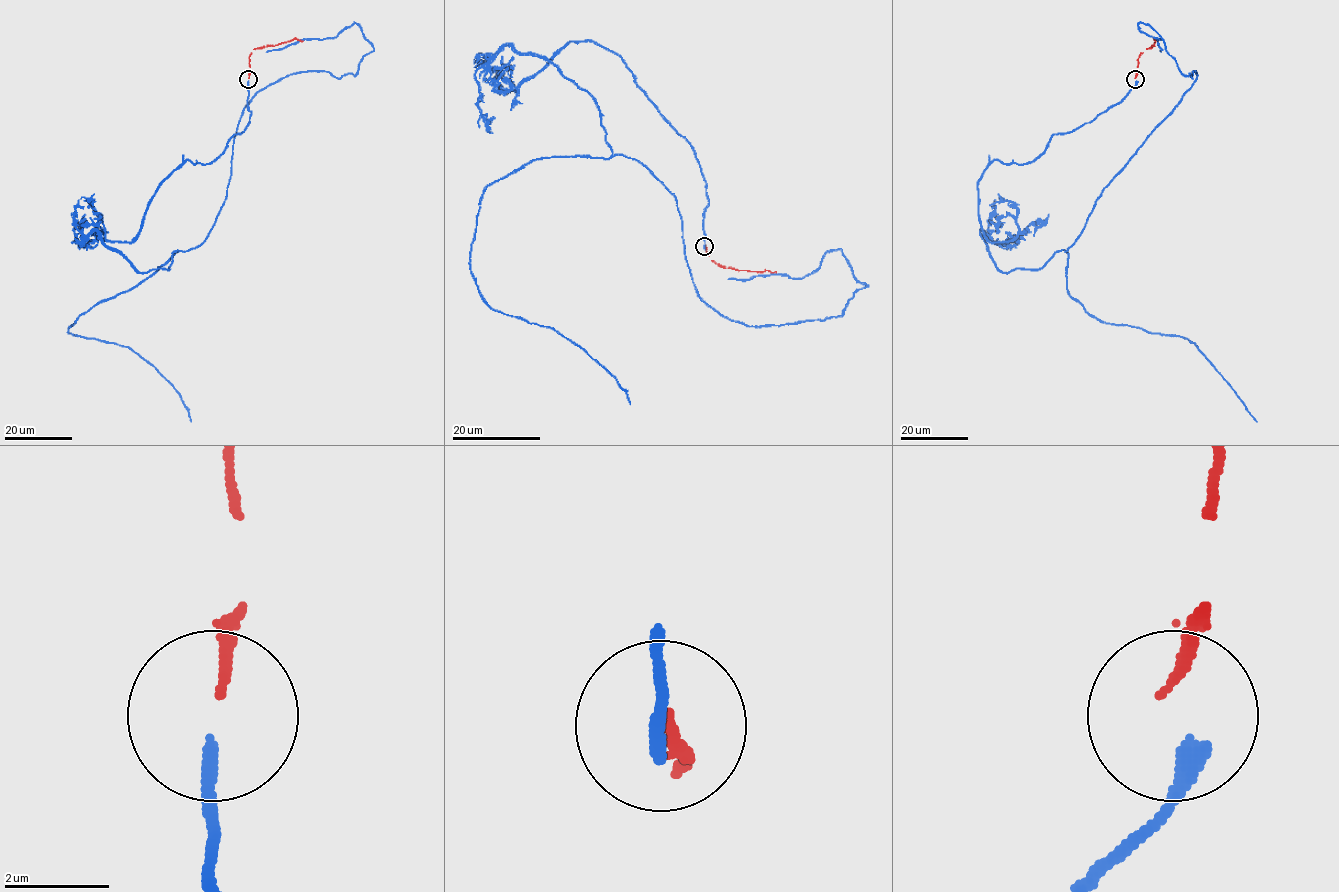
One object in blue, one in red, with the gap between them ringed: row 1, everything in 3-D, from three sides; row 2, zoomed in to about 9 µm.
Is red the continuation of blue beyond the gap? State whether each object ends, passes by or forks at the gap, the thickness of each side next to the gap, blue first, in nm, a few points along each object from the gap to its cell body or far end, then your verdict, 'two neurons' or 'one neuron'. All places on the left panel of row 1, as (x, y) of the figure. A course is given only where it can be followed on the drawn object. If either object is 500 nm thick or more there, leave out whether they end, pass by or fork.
blue ends | red ends | 320/180 nm | blue via (248, 80), (214, 161), (84, 246), (168, 269), (258, 91), (374, 47), (266, 52) | red via (248, 78), (249, 56), (253, 49), (294, 39), (303, 41) | two neurons

